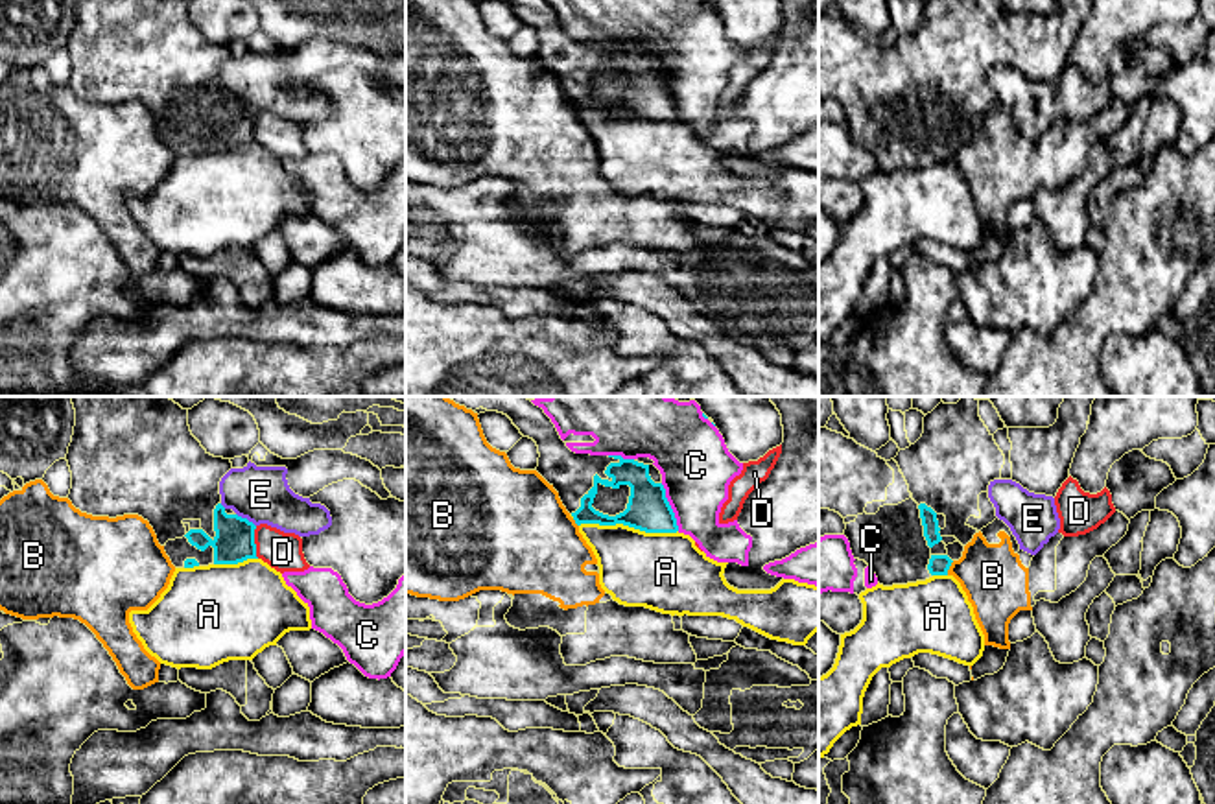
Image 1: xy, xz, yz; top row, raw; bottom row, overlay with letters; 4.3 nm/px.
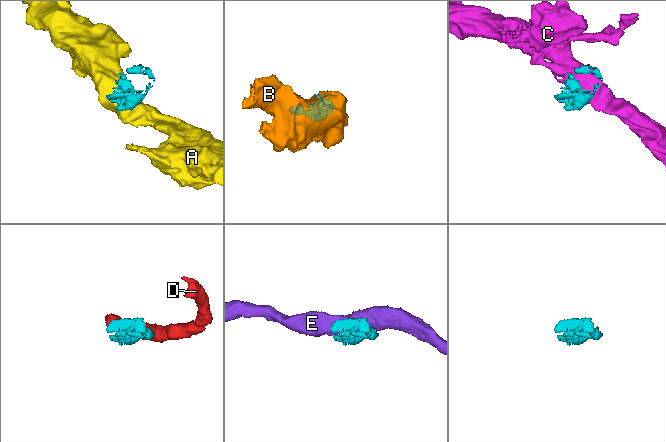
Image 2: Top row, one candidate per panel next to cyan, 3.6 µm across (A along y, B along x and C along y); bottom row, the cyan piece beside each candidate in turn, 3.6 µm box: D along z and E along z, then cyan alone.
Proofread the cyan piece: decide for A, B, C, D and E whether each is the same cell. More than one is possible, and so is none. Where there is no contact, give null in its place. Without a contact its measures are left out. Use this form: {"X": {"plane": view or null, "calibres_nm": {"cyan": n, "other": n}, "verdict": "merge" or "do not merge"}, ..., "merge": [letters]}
{"A": {"plane": "xz", "calibres_nm": {"cyan": 190, "other": 340}, "verdict": "do not merge"}, "B": {"plane": "yz", "calibres_nm": {"cyan": 90, "other": 280}, "verdict": "do not merge"}, "C": {"plane": "xz", "calibres_nm": {"cyan": 190, "other": 320}, "verdict": "do not merge"}, "D": {"plane": "xy", "calibres_nm": {"cyan": 180, "other": 160}, "verdict": "do not merge"}, "E": {"plane": "xy", "calibres_nm": {"cyan": 180, "other": 240}, "verdict": "do not merge"}, "merge": []}

